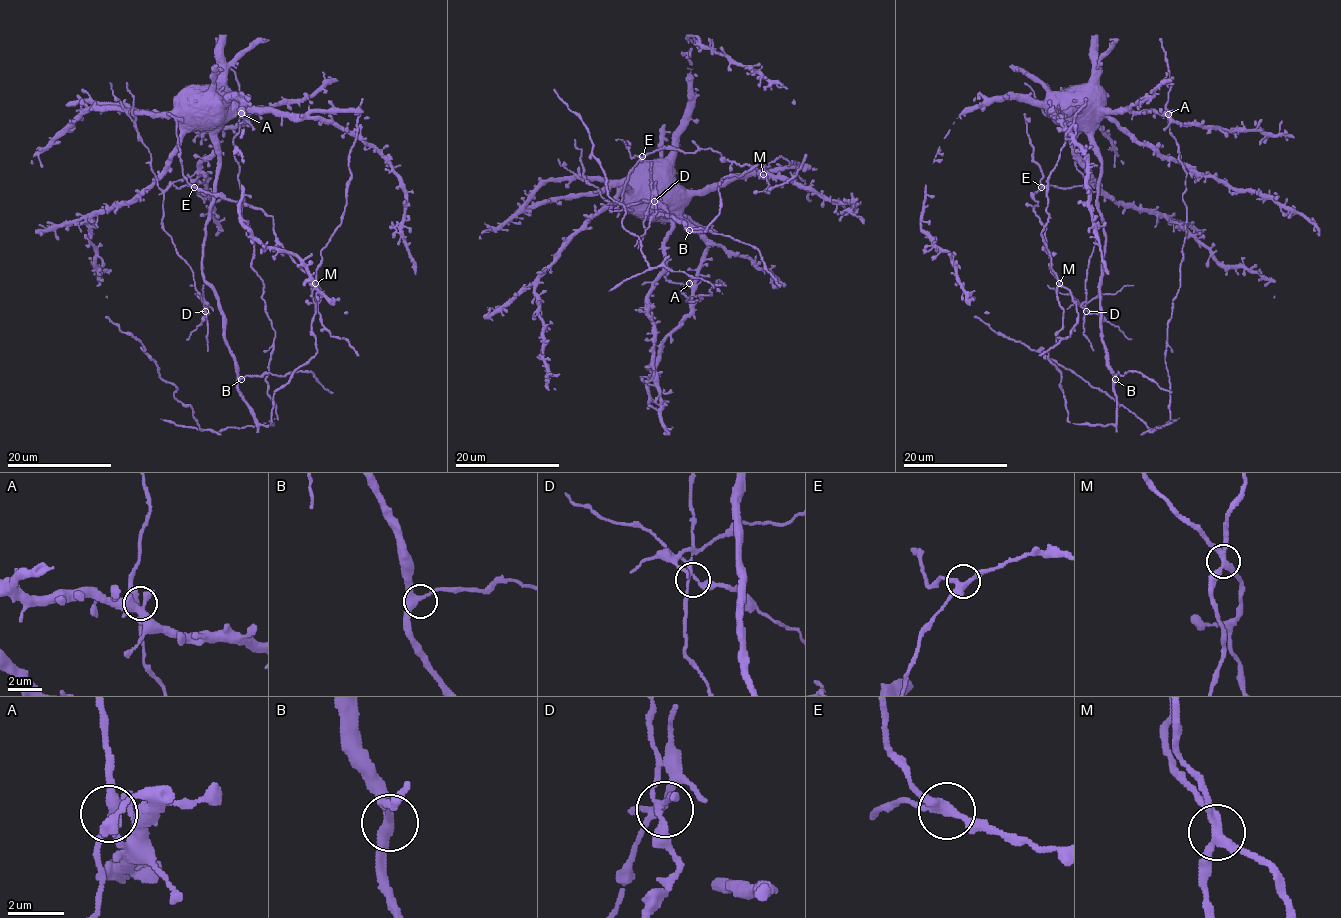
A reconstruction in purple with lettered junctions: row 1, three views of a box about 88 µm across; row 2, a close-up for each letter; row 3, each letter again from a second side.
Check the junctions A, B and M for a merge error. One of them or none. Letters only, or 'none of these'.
M

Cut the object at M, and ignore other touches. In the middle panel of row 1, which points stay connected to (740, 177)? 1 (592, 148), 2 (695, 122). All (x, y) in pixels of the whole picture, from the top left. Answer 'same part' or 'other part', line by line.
1: same part
2: same part

